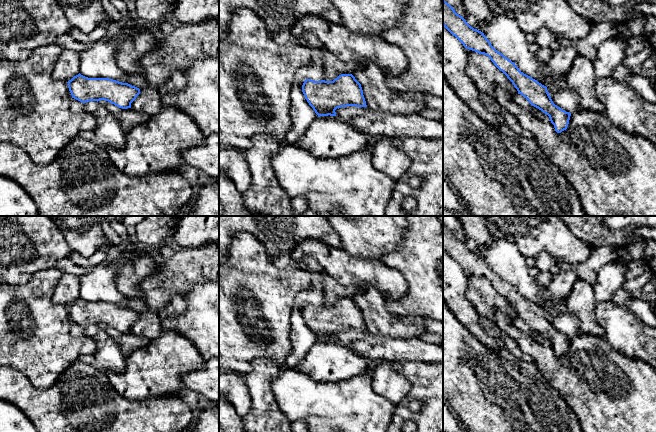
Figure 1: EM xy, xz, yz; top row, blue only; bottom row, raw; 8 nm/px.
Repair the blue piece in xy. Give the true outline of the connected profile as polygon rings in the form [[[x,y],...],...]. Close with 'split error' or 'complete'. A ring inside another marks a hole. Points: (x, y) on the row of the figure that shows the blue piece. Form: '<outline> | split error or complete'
[[[80,73],[68,82],[72,98],[86,103],[105,100],[115,106],[127,109],[140,94],[140,89],[128,83],[109,78],[88,78]]] | complete

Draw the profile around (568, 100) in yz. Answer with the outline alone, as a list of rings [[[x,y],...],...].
[[[564,85],[560,86],[553,95],[550,95],[550,97],[555,105],[566,112],[572,113],[578,110],[579,97],[577,93],[569,90]]]

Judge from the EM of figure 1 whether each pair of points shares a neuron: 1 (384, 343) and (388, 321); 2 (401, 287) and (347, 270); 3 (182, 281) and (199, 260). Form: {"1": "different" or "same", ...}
{"1": "different", "2": "same", "3": "same"}

